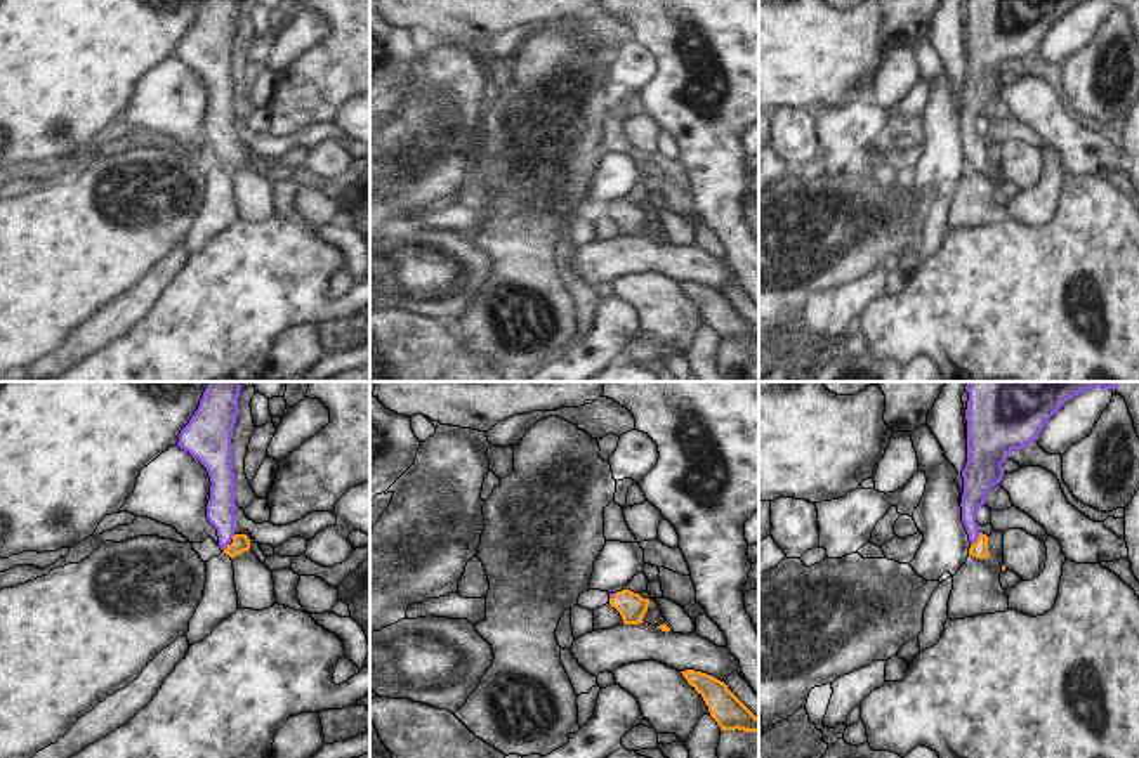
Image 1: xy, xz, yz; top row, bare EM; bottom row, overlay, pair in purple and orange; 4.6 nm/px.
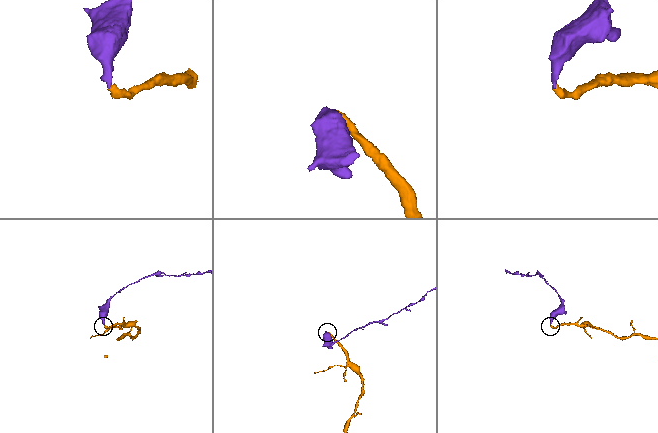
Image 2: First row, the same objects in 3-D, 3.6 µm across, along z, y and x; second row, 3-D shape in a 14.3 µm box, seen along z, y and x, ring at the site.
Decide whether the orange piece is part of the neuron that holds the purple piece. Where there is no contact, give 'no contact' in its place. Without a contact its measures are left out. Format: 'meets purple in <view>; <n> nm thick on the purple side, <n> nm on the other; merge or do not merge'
meets purple in yz; 120 nm thick on the purple side, 80 nm on the other; merge

